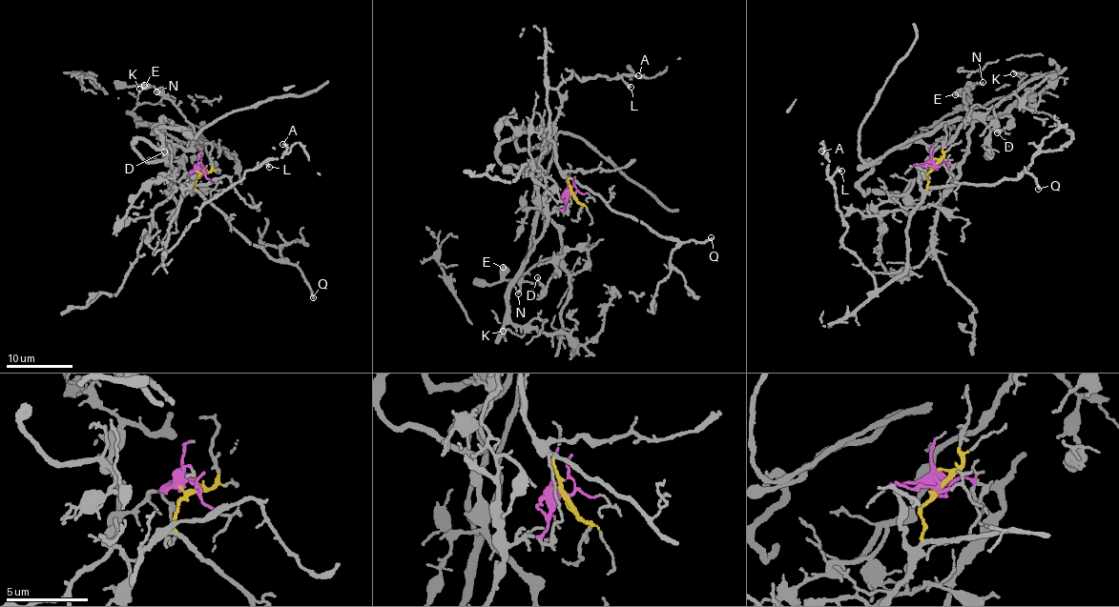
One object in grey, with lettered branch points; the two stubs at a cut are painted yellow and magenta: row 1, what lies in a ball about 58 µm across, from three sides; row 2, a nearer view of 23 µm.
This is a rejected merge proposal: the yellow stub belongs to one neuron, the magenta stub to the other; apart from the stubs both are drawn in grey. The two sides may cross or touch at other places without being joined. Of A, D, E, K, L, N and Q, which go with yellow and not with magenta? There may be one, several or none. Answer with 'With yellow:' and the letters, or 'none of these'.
With yellow: A, L, Q

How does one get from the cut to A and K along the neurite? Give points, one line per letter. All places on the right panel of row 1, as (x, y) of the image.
A: (931, 166), (924, 198), (909, 218), (906, 268), (879, 289), (843, 244), (846, 228), (821, 151)
K: (931, 167), (945, 162), (955, 175), (959, 174), (972, 124), (992, 119), (1026, 92), (1024, 82), (1014, 73)

